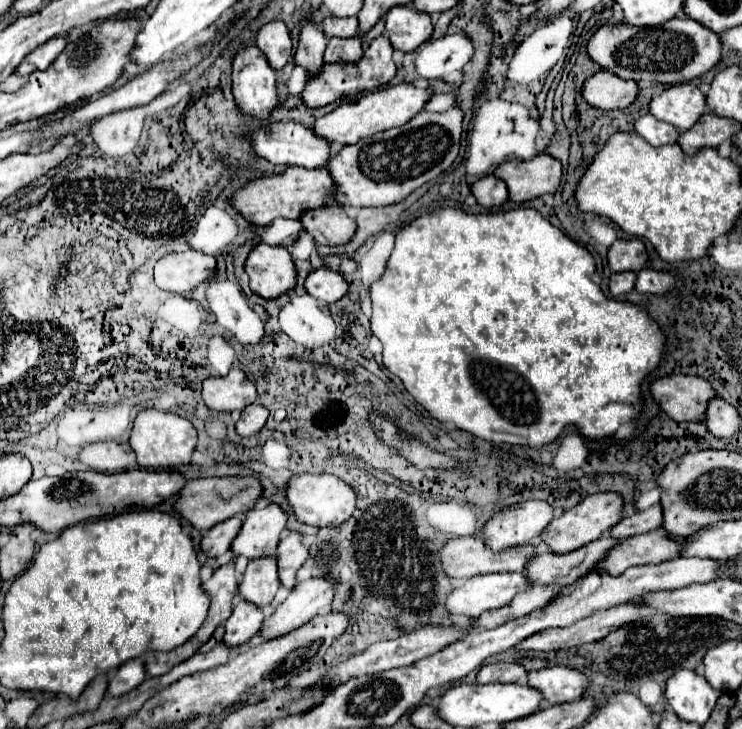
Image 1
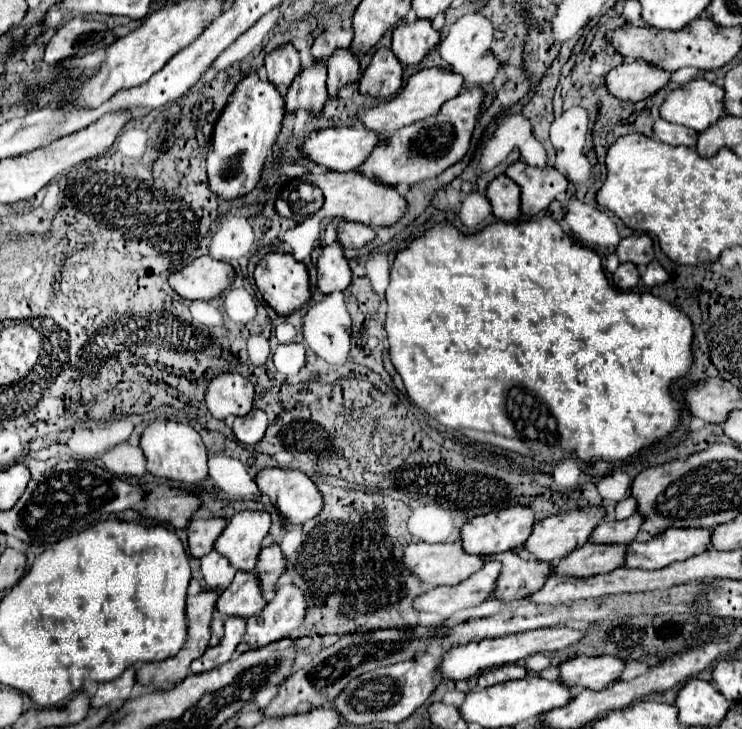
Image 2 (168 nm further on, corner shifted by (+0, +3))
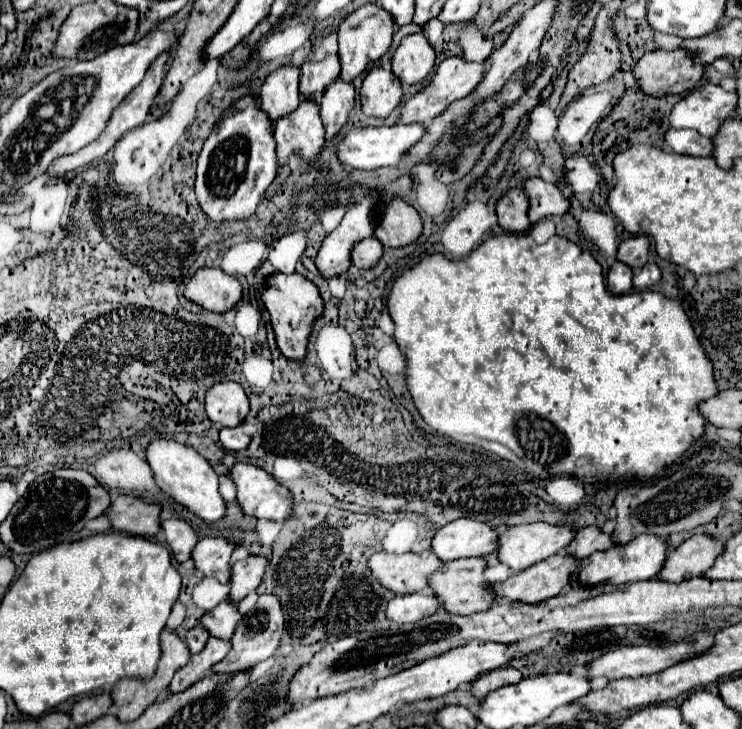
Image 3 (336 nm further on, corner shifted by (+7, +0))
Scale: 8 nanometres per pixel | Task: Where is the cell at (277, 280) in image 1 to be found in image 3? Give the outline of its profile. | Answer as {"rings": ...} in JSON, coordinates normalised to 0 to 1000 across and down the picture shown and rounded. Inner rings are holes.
{"rings":[[[369,374],[361,383],[358,402],[353,402],[353,416],[364,429],[364,443],[367,443],[367,451],[372,457],[372,468],[375,468],[377,481],[388,492],[402,492],[402,495],[410,492],[420,443],[434,429],[434,410],[431,410],[426,391],[404,374],[394,374],[394,377]]]}

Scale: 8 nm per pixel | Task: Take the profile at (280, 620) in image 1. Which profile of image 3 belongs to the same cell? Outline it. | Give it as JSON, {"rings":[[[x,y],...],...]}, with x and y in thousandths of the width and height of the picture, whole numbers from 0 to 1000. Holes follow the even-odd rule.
{"rings":[[[356,813],[348,819],[342,835],[337,841],[332,841],[329,849],[323,852],[323,857],[318,860],[318,866],[310,877],[313,879],[310,896],[296,909],[291,909],[291,915],[286,920],[288,923],[321,923],[321,920],[329,920],[334,915],[342,915],[345,909],[356,907],[358,901],[364,901],[375,890],[380,874],[383,874],[380,827],[377,827],[377,822],[372,822],[372,816]]]}

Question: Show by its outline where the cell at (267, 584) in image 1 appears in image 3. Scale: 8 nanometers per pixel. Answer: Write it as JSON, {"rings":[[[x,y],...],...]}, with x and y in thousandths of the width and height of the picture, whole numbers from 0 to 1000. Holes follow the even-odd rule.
{"rings":[[[299,822],[286,838],[272,846],[272,857],[283,866],[283,871],[296,877],[310,877],[323,855],[326,841],[313,822]]]}

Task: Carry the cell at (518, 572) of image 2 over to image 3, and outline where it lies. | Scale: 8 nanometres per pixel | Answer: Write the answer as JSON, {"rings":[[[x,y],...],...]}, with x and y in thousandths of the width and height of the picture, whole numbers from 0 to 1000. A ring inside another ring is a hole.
{"rings":[[[631,764],[631,767],[604,770],[590,783],[590,789],[582,789],[580,805],[593,819],[596,830],[604,841],[615,841],[615,844],[647,841],[647,838],[660,835],[668,827],[668,813],[663,811],[663,805],[658,805],[660,800],[652,794],[652,783],[655,783],[655,767],[652,764]]]}

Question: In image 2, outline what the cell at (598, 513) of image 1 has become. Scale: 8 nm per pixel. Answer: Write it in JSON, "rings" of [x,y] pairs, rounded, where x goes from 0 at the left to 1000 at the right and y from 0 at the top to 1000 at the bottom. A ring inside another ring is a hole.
{"rings":[[[791,694],[791,697],[780,697],[780,700],[740,708],[735,713],[726,713],[726,716],[718,719],[718,730],[716,730],[716,735],[710,738],[710,743],[705,749],[724,768],[743,774],[745,768],[753,768],[753,765],[764,763],[770,754],[786,749],[794,741],[794,733],[802,727],[802,722],[807,719],[807,713],[813,708],[815,708],[815,702],[807,694]]]}

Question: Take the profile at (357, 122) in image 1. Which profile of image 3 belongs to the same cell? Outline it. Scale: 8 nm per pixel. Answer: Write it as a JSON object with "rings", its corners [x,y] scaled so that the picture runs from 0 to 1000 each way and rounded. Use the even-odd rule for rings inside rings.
{"rings":[[[609,78],[593,86],[590,97],[582,103],[582,108],[561,128],[555,130],[539,152],[539,166],[542,171],[553,171],[553,169],[566,169],[566,171],[577,171],[585,160],[590,160],[609,139],[623,136],[628,130],[633,130],[633,125],[639,125],[639,119],[647,114],[650,103],[652,103],[655,92],[652,86],[628,86],[620,78]]]}

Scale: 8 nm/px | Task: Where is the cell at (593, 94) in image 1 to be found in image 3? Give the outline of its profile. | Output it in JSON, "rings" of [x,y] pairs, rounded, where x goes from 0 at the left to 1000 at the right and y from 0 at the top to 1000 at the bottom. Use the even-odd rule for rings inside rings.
{"rings":[[[919,67],[911,70],[876,70],[852,92],[857,117],[871,130],[906,130],[938,119],[946,106],[946,89],[933,86],[930,75]]]}

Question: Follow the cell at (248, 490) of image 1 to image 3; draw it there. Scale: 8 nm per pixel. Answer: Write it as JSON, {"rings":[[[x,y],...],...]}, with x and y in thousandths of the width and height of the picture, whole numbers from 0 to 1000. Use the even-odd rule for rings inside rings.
{"rings":[[[159,679],[143,701],[156,728],[191,737],[208,737],[216,728],[216,704],[216,690],[199,690],[183,679]]]}

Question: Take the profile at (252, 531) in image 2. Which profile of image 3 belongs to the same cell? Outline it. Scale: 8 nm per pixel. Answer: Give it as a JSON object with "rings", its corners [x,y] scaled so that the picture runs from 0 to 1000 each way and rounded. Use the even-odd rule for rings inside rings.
{"rings":[[[275,737],[259,756],[259,767],[272,789],[291,791],[299,802],[310,802],[310,761],[315,753],[318,745],[305,737]]]}

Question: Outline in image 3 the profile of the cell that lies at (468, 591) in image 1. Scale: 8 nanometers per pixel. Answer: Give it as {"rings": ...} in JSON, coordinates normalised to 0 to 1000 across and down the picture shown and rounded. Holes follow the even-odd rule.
{"rings":[[[585,813],[534,816],[528,827],[523,827],[520,844],[534,855],[561,855],[577,844],[585,844],[593,833],[593,822]]]}

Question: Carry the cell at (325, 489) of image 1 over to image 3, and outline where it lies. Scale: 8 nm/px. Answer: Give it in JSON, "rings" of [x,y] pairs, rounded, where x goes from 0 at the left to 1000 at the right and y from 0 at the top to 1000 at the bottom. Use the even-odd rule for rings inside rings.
{"rings":[[[321,635],[310,654],[321,668],[321,690],[329,704],[358,715],[385,715],[394,706],[394,676],[353,641]]]}

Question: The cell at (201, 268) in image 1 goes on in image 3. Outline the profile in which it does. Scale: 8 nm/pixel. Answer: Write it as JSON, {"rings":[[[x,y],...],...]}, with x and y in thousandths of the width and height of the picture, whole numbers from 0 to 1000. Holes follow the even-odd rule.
{"rings":[[[272,366],[259,377],[248,396],[248,407],[280,427],[302,429],[323,413],[326,391],[315,377],[294,366]]]}

